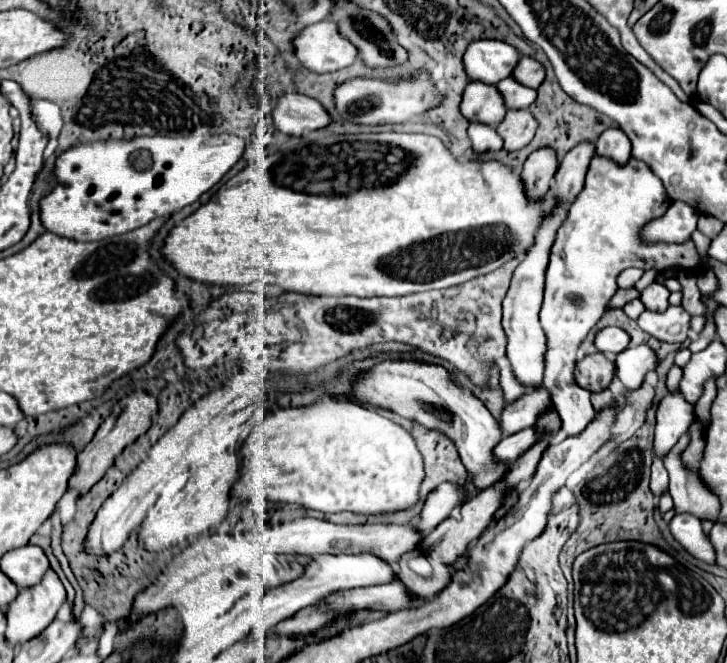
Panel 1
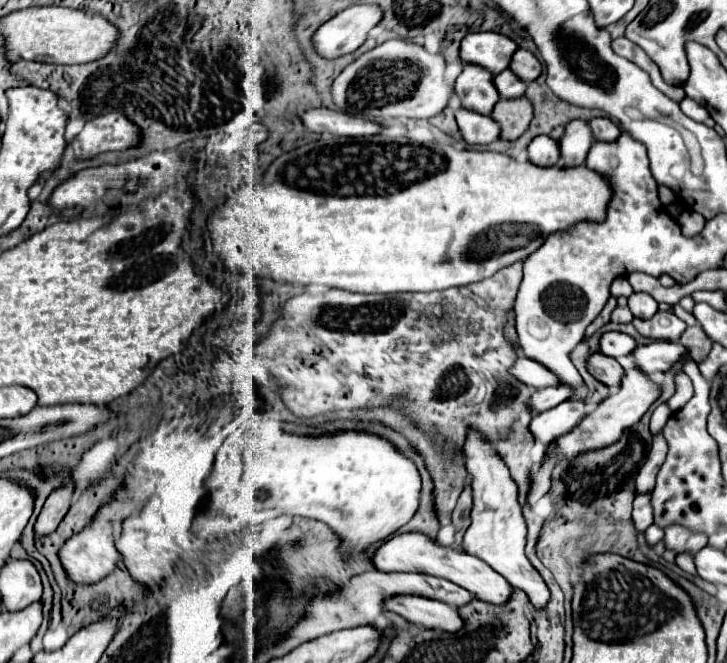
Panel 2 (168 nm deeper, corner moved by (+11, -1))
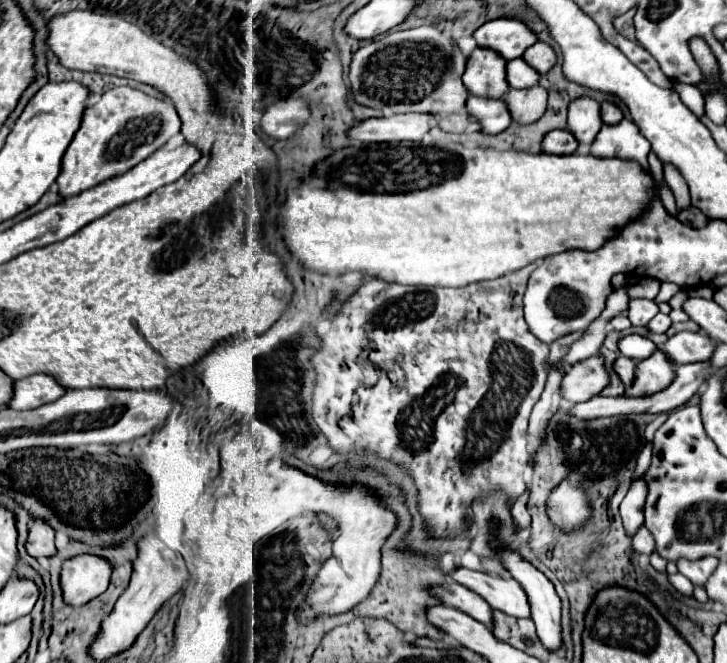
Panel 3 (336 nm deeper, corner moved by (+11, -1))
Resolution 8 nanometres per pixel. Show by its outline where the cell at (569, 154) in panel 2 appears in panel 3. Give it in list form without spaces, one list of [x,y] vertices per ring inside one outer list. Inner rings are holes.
[[[592,97],[574,99],[568,107],[568,129],[580,143],[592,143],[594,135],[600,131],[600,103]]]

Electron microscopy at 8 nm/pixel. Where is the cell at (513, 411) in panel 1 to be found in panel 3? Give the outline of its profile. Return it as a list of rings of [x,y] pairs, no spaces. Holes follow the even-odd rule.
[[[592,355],[590,359],[574,363],[562,381],[562,397],[572,403],[580,403],[598,395],[610,383],[610,375],[604,367],[604,357]]]

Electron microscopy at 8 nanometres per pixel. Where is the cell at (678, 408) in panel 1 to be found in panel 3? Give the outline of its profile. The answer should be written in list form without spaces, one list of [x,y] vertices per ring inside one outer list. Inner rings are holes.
[[[638,479],[632,483],[628,495],[620,505],[622,523],[628,537],[634,537],[636,531],[644,525],[644,499],[646,499],[646,483],[644,479]]]

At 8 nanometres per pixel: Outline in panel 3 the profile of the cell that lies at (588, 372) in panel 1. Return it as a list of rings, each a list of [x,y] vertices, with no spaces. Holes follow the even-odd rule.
[[[620,357],[620,359],[616,359],[616,363],[614,363],[614,371],[618,373],[618,377],[622,379],[622,383],[624,383],[626,387],[630,387],[632,381],[634,381],[634,369],[636,369],[636,361],[632,361],[632,359],[628,359],[628,357]]]

